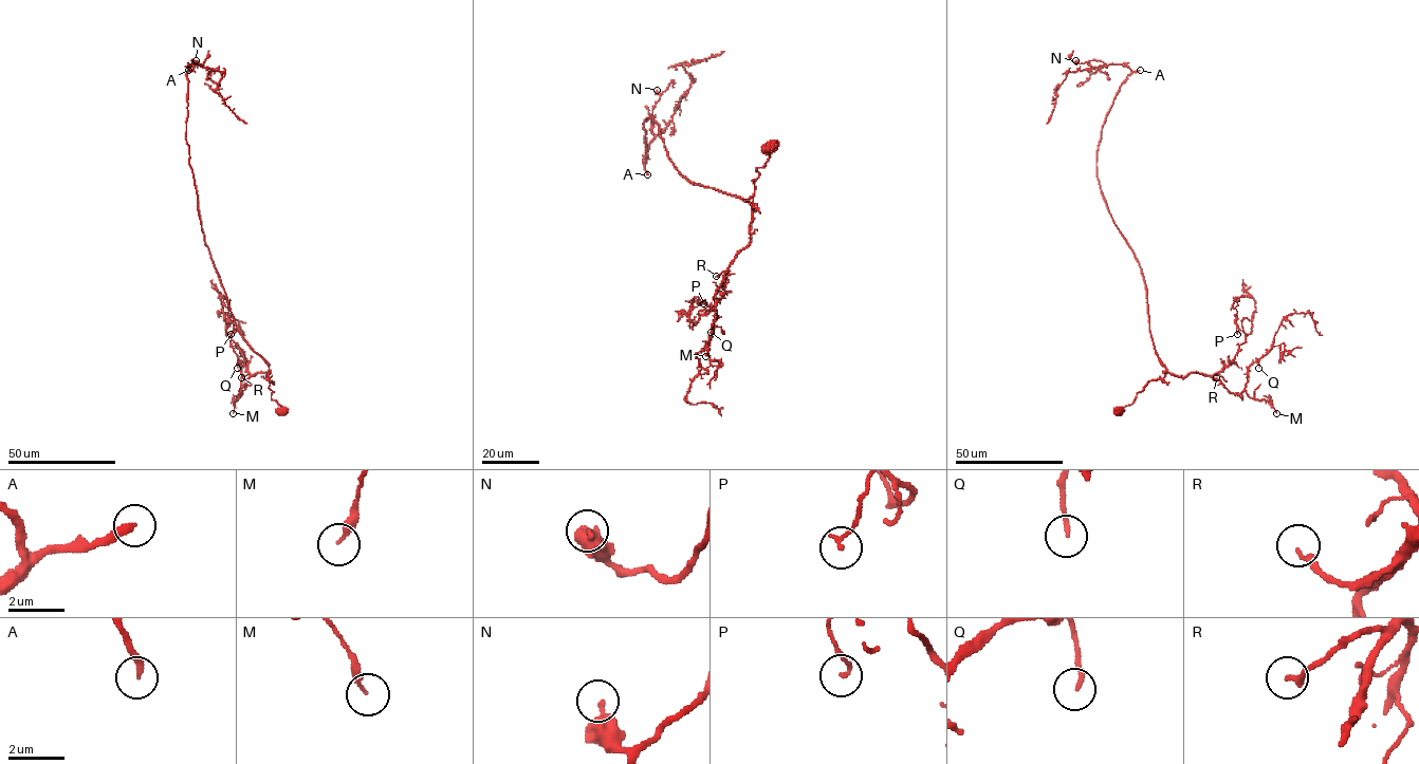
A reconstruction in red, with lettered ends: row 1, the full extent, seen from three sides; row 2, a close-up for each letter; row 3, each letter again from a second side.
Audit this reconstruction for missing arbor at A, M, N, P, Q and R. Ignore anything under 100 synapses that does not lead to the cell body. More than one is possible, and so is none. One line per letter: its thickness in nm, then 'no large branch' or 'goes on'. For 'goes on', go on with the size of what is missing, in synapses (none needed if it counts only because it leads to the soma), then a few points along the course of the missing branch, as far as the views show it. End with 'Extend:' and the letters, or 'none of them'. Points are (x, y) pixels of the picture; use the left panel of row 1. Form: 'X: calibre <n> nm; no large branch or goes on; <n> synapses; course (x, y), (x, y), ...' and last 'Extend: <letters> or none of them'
A: calibre 260 nm; goes on; 250 synapses; course (188, 70), (190, 48), (207, 37), (202, 29), (213, 31), (226, 49), (239, 36)
M: calibre 200 nm; no large branch
N: calibre 360 nm; no large branch
P: calibre 120 nm; no large branch
Q: calibre 130 nm; no large branch
R: calibre 200 nm; no large branch
Extend: A

